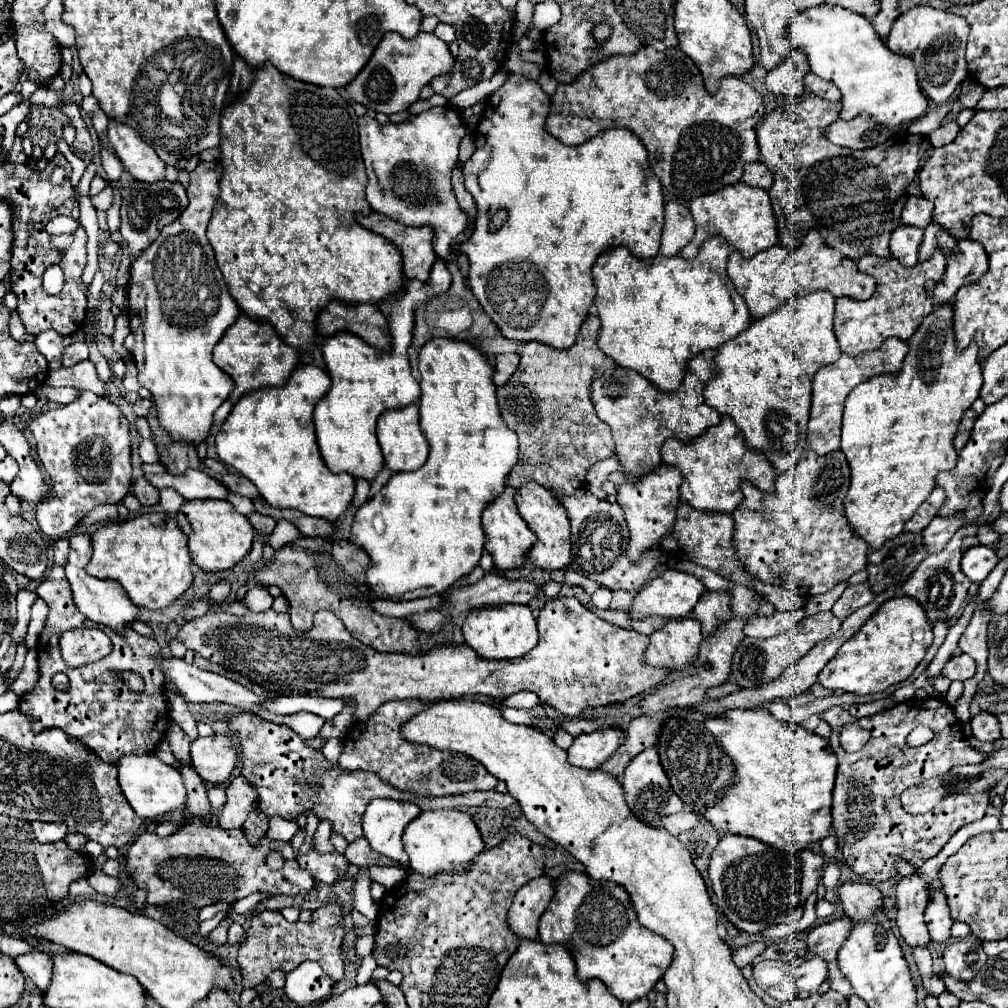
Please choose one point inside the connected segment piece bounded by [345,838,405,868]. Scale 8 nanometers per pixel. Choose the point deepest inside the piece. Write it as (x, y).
(360, 853)

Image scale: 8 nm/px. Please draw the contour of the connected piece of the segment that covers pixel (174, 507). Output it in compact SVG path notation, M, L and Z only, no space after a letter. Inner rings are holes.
M163 488L161 490L161 502L159 504L165 510L165 514L175 514L185 504L185 500L173 488Z

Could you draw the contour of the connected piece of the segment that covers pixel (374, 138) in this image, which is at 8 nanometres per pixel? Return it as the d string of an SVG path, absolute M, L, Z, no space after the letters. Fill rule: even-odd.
M451 106L429 108L401 124L379 124L375 118L359 118L361 154L367 168L367 202L375 212L409 226L429 224L435 230L439 258L451 254L451 240L467 228L467 214L459 208L451 190L451 170L457 164L459 142L465 136L465 122Z

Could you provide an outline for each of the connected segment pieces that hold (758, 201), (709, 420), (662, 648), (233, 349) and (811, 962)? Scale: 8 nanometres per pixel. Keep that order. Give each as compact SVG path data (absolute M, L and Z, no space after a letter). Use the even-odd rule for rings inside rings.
M739 182L715 194L705 194L691 200L689 210L693 214L697 232L695 232L695 238L681 250L681 256L685 260L693 260L701 244L711 236L723 236L727 244L731 244L735 250L743 254L743 258L751 258L757 252L763 252L777 244L777 220L775 220L767 190L759 190Z
M707 350L689 362L685 380L677 392L663 394L641 374L625 370L621 366L605 372L591 384L591 400L597 416L611 428L615 440L615 456L623 466L625 474L647 474L661 462L661 446L667 438L677 438L681 442L691 442L699 438L707 428L721 422L721 414L711 410L703 400L703 388L711 378L715 378L715 358L717 350Z
M689 618L669 620L661 630L651 634L651 644L645 650L643 664L681 672L695 664L699 656L699 644L699 622Z
M241 314L215 346L213 362L235 380L235 390L229 396L229 402L235 404L243 394L253 390L287 384L291 372L299 364L299 352L285 344L273 326Z
M813 956L805 964L801 964L801 976L795 976L795 986L797 990L817 990L825 978L827 962L819 956Z

